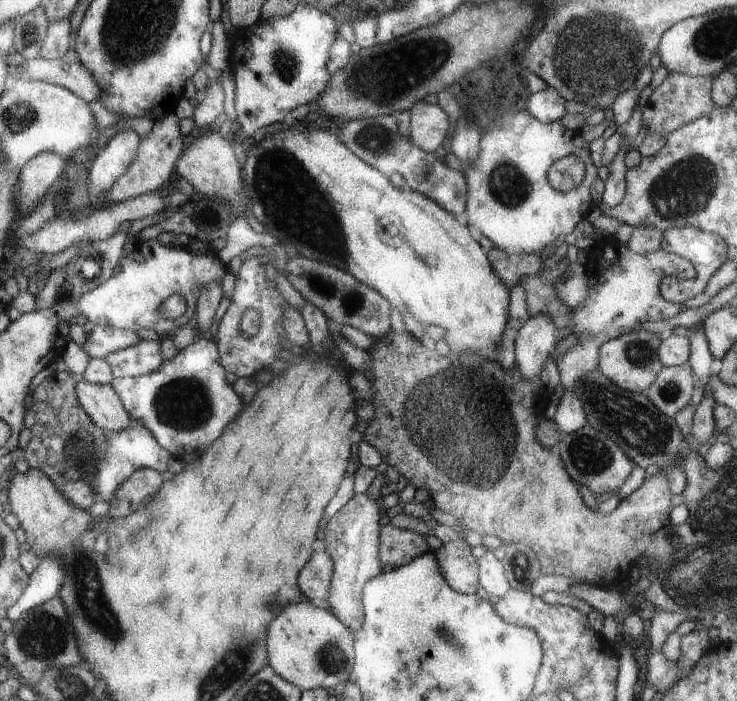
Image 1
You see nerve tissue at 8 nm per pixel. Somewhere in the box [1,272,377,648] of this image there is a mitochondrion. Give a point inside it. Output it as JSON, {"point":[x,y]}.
{"point":[87,583]}

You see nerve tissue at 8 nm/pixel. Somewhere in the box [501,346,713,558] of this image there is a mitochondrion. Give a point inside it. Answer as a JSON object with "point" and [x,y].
{"point":[645,434]}

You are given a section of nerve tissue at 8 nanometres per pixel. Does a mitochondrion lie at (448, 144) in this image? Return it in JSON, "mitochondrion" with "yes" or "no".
{"mitochondrion":"no"}

